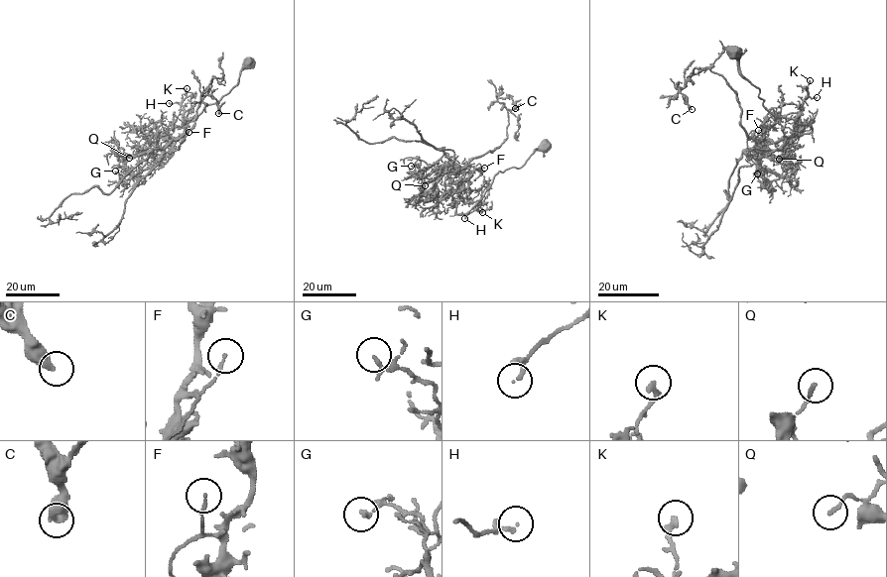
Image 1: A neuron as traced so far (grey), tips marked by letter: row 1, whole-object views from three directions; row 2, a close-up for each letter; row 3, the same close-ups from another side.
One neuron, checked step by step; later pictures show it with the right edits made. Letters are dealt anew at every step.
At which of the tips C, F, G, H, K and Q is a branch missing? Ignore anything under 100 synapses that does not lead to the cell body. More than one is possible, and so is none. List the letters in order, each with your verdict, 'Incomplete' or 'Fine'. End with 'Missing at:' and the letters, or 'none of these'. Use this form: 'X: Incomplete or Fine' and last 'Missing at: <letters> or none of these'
C: Fine
F: Fine
G: Fine
H: Fine
K: Fine
Q: Fine
Missing at: none of these

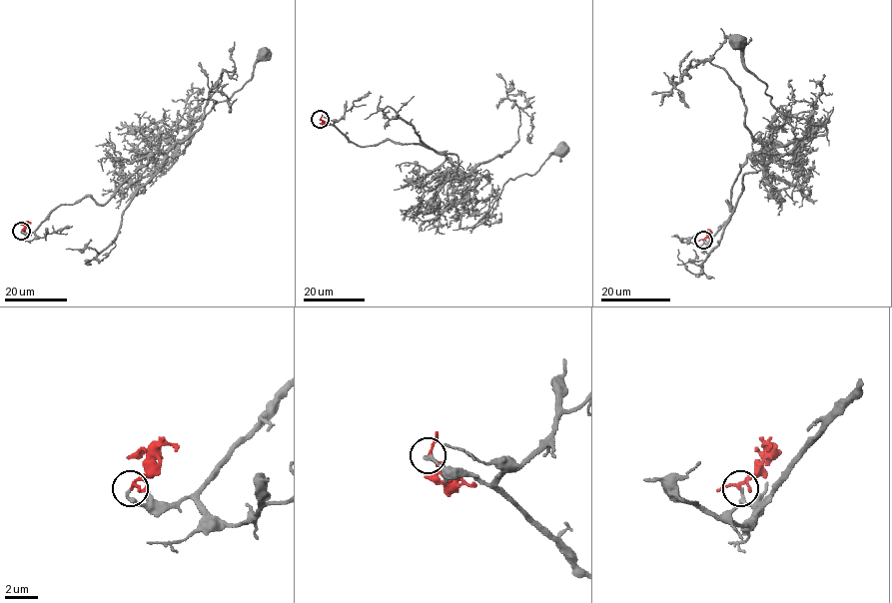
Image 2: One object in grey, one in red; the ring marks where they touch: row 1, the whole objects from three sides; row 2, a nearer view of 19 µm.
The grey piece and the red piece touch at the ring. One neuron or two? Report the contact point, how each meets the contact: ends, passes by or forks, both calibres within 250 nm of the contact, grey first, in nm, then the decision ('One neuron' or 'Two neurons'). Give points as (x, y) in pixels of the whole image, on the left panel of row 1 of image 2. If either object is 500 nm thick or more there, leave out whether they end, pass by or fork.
Place: (21, 231). At the ring grey ends. At the ring red passes by. Thickness 190 nm (grey) against 160 nm. Two neurons

